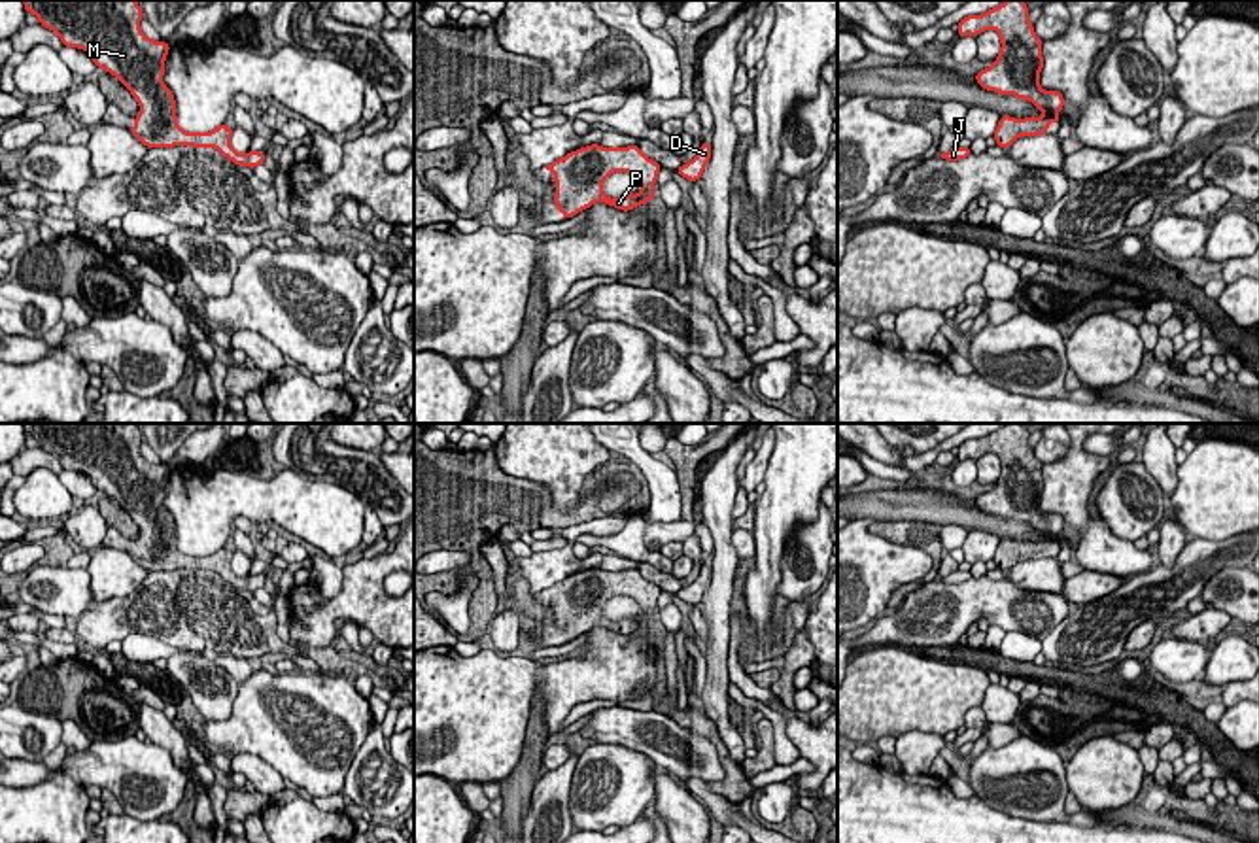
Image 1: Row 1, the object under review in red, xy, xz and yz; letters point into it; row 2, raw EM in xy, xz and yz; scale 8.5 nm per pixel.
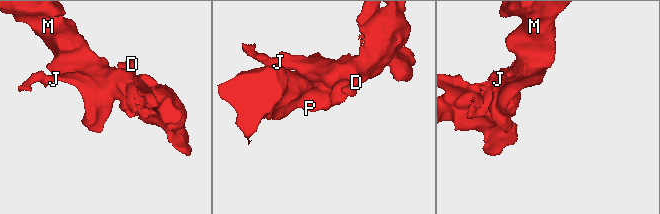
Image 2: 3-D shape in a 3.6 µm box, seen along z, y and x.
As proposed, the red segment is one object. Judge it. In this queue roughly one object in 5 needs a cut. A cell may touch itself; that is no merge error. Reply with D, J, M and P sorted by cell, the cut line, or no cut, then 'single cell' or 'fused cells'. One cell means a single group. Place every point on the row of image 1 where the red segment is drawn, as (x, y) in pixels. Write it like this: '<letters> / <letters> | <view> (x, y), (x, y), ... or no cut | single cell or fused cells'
D J M P | no cut | single cell

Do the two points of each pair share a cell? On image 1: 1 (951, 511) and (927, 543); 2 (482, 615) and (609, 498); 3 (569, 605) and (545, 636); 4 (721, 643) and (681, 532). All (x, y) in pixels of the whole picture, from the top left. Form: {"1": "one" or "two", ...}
{"1": "two", "2": "two", "3": "one", "4": "two"}

